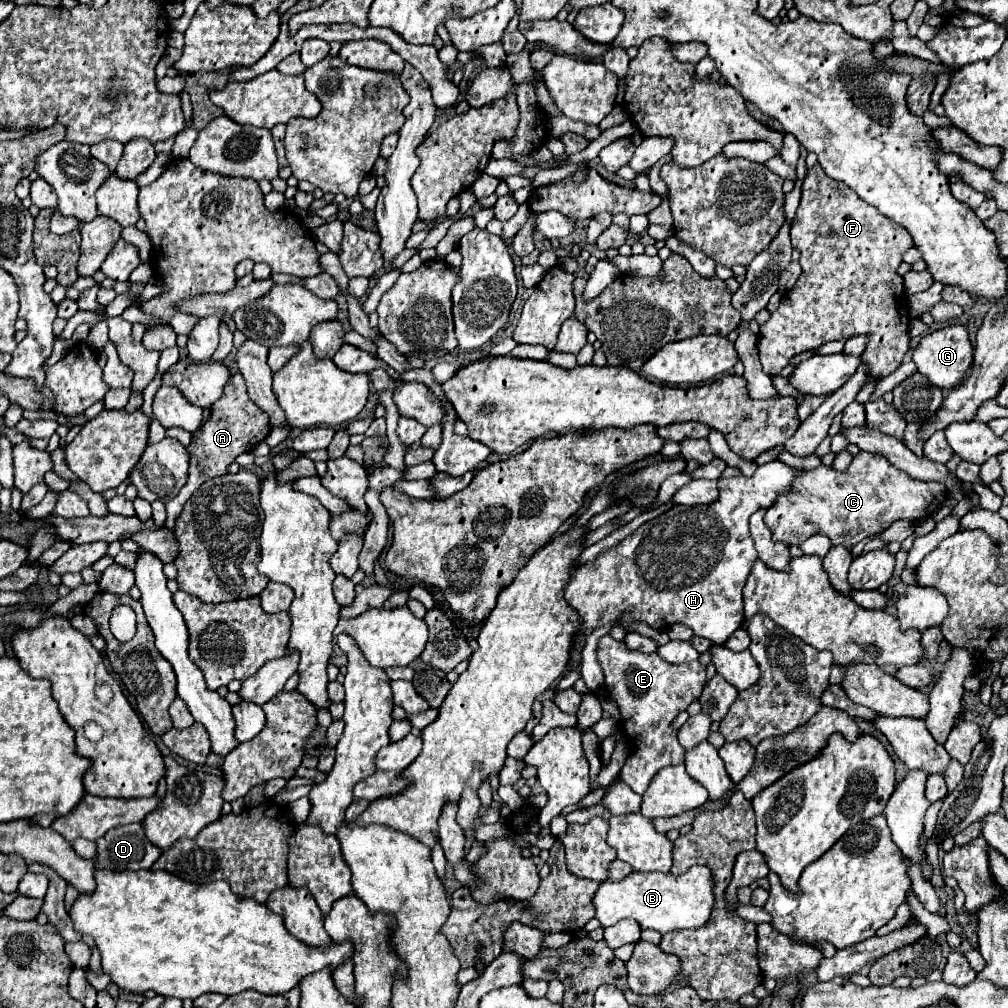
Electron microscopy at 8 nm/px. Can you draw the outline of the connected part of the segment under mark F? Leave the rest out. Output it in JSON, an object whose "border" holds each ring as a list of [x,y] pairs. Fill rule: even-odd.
{"border":[[[816,164],[812,170],[808,170],[802,182],[802,200],[792,222],[790,238],[792,246],[800,250],[802,274],[796,286],[782,294],[778,310],[772,312],[770,318],[760,326],[758,350],[764,372],[770,376],[780,374],[792,356],[814,350],[826,342],[870,334],[870,342],[862,354],[862,360],[868,362],[870,374],[878,380],[892,374],[910,348],[908,300],[904,300],[904,284],[896,274],[896,268],[902,262],[902,254],[914,246],[912,236],[900,224],[888,220],[874,206],[860,200],[854,190],[826,176],[820,164]]]}

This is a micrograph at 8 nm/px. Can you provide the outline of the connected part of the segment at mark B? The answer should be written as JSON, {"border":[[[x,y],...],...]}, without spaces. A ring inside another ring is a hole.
{"border":[[[692,866],[684,874],[672,876],[662,872],[632,872],[622,880],[606,880],[598,886],[592,904],[596,908],[596,918],[600,924],[612,926],[624,918],[636,920],[642,928],[652,928],[662,934],[672,930],[700,928],[708,920],[714,892],[712,892],[712,874],[704,866]]]}

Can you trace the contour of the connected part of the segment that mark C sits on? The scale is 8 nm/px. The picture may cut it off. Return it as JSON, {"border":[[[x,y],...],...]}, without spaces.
{"border":[[[860,450],[846,472],[820,466],[796,476],[790,490],[780,494],[766,510],[764,522],[772,530],[772,538],[788,546],[798,546],[812,534],[824,534],[832,544],[842,544],[852,550],[858,542],[884,532],[896,520],[916,522],[930,516],[944,502],[944,494],[934,494],[934,488],[944,486],[940,482],[914,480],[906,472],[892,468],[884,456]]]}

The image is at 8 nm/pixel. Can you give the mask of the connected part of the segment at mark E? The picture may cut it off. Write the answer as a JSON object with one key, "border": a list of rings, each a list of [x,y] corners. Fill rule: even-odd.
{"border":[[[608,634],[602,636],[598,644],[598,662],[606,678],[604,686],[620,708],[620,724],[626,732],[626,742],[631,746],[626,764],[620,770],[620,778],[636,794],[642,794],[658,770],[684,762],[684,748],[678,742],[678,730],[672,728],[672,722],[694,700],[698,700],[706,684],[706,666],[700,664],[700,660],[670,664],[656,652],[644,654],[638,650],[628,650],[624,642],[616,642]]]}

